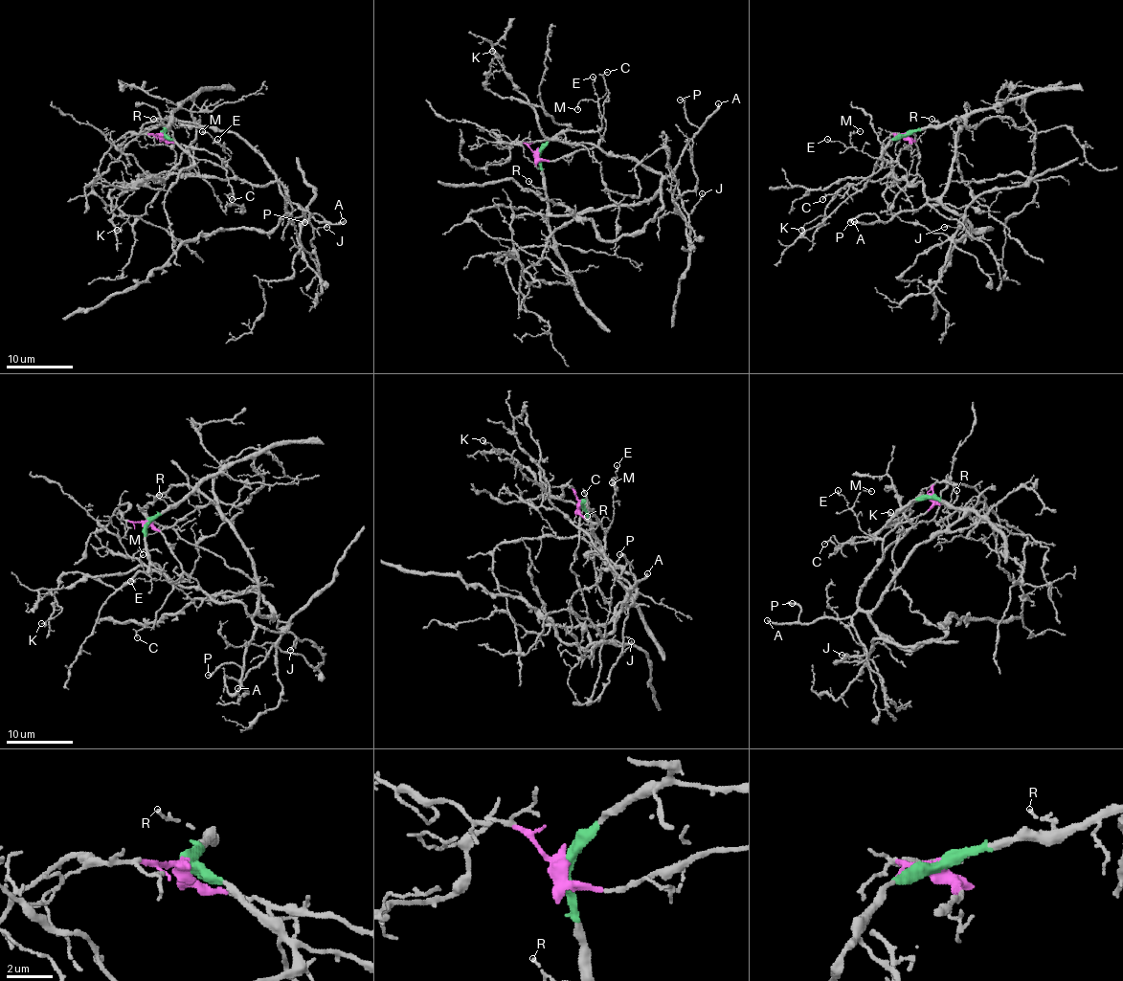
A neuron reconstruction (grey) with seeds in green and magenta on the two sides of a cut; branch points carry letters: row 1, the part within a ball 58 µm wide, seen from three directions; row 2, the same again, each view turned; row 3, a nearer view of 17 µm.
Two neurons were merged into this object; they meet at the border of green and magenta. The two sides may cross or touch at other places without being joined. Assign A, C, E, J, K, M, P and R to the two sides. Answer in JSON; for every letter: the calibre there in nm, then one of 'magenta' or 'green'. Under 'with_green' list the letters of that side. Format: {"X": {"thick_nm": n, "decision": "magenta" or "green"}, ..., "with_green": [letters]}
{"A": {"thick_nm": 260, "decision": "magenta"}, "C": {"thick_nm": 90, "decision": "green"}, "E": {"thick_nm": 110, "decision": "magenta"}, "J": {"thick_nm": 130, "decision": "magenta"}, "K": {"thick_nm": 150, "decision": "green"}, "M": {"thick_nm": 110, "decision": "magenta"}, "P": {"thick_nm": 240, "decision": "magenta"}, "R": {"thick_nm": 80, "decision": "green"}, "with_green": ["C", "K", "R"]}

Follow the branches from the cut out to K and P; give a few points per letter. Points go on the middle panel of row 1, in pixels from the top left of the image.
K: (536, 154), (568, 126), (542, 108), (492, 93), (485, 77), (504, 68), (492, 50)
P: (536, 154), (556, 161), (597, 146), (608, 156), (638, 159), (669, 176), (699, 129), (687, 120), (679, 100)

